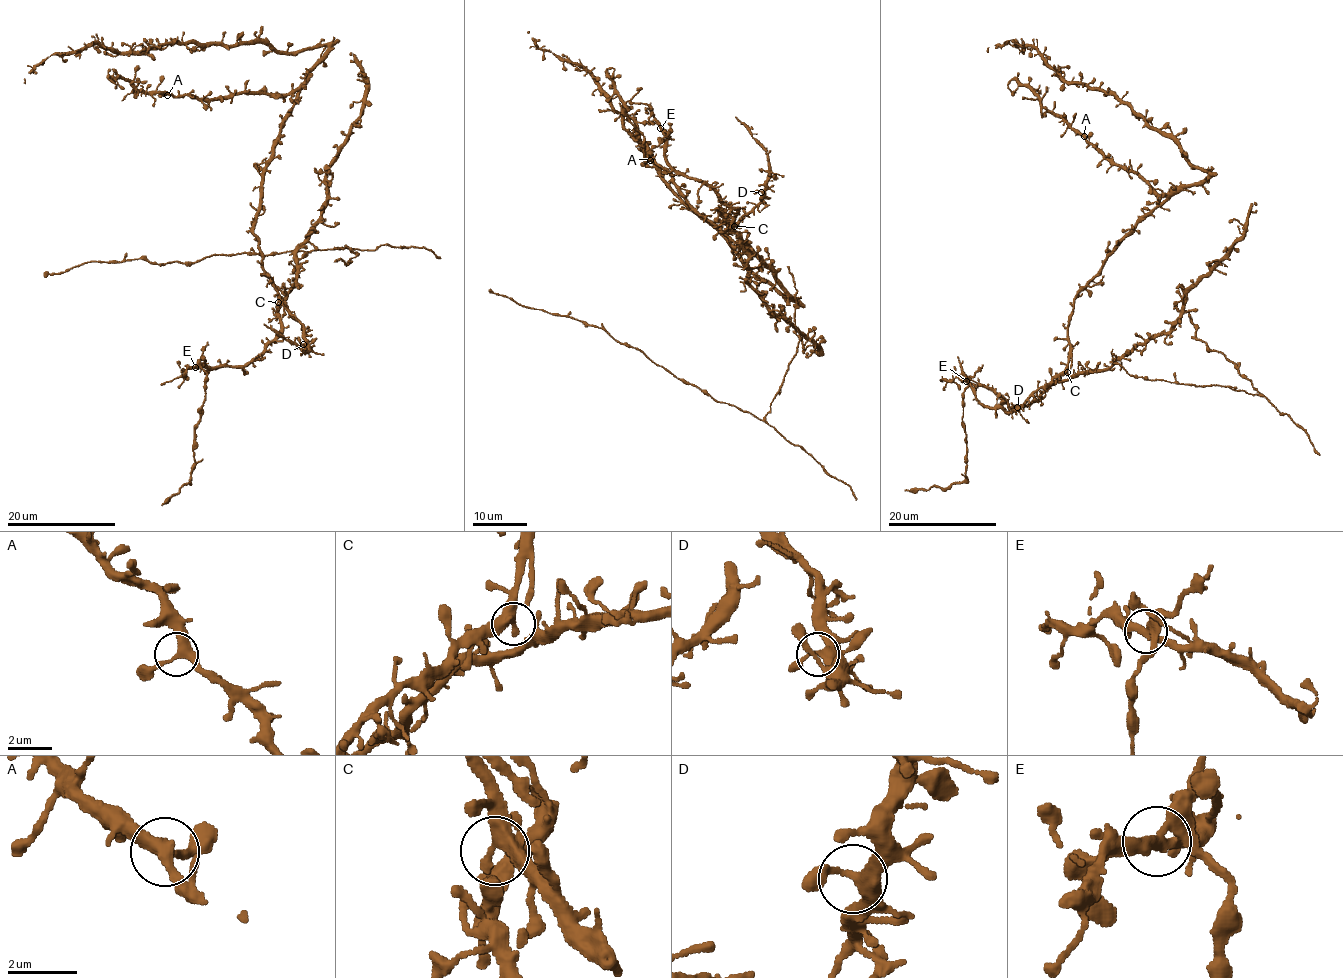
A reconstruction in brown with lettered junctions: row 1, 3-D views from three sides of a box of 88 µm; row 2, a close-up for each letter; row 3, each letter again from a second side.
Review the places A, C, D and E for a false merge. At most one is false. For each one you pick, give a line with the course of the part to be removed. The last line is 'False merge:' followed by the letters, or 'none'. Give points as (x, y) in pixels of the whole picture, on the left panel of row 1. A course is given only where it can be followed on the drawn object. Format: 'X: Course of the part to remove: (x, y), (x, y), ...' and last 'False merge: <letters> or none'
E: Course of the part to remove: (195, 366), (200, 366), (206, 374), (206, 399), (195, 430), (190, 483), (161, 505)
False merge: E

